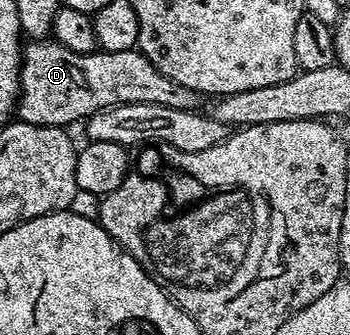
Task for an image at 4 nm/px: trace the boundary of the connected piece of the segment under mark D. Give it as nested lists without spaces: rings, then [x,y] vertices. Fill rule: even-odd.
[[[49,38],[27,42],[22,49],[16,115],[24,123],[69,128],[70,123],[81,124],[100,109],[116,105],[143,103],[192,111],[198,102],[198,92],[164,77],[137,49],[120,53],[95,49],[89,55],[81,55]]]

